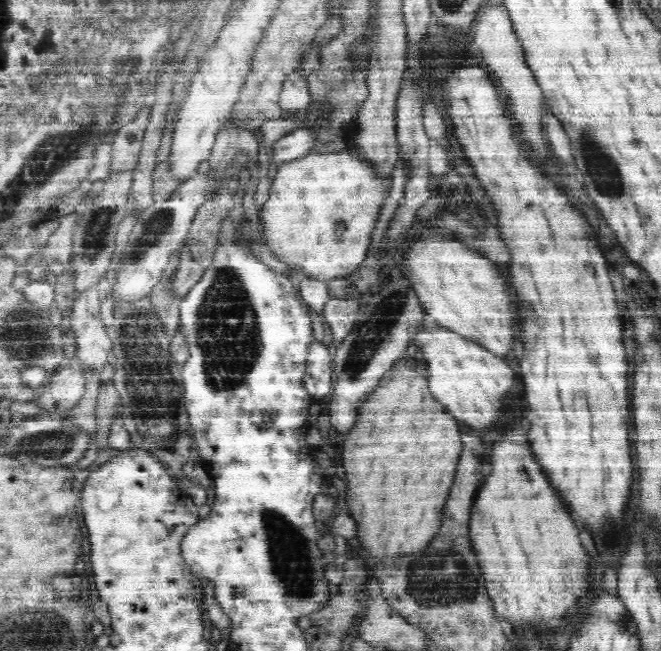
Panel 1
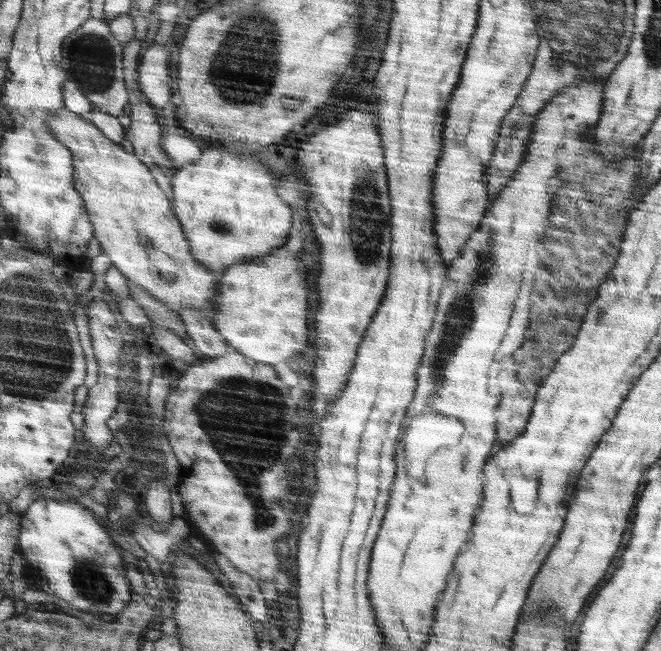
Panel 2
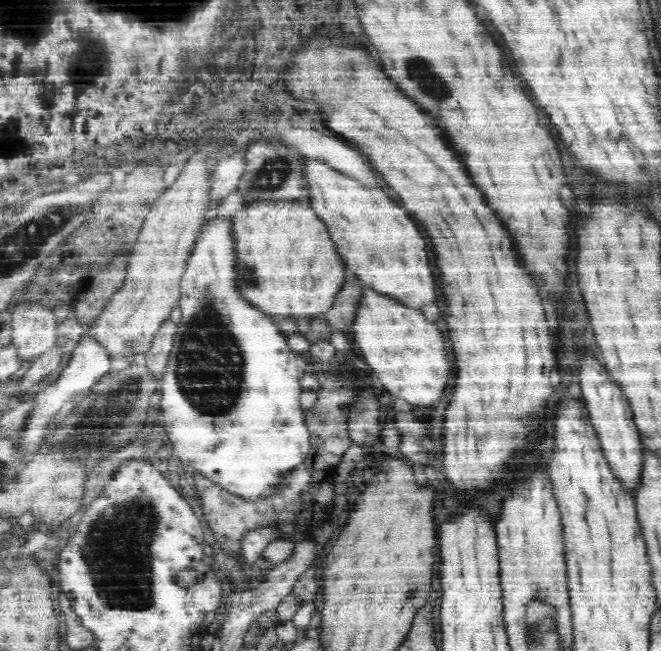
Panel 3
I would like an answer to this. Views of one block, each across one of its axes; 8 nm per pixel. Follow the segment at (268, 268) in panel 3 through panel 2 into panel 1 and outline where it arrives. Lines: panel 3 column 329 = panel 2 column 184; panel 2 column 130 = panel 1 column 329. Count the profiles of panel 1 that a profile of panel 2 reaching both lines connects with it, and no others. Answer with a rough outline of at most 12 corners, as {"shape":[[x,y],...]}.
{"shape":[[355,145],[281,163],[265,242],[304,277],[367,258],[392,176]]}

